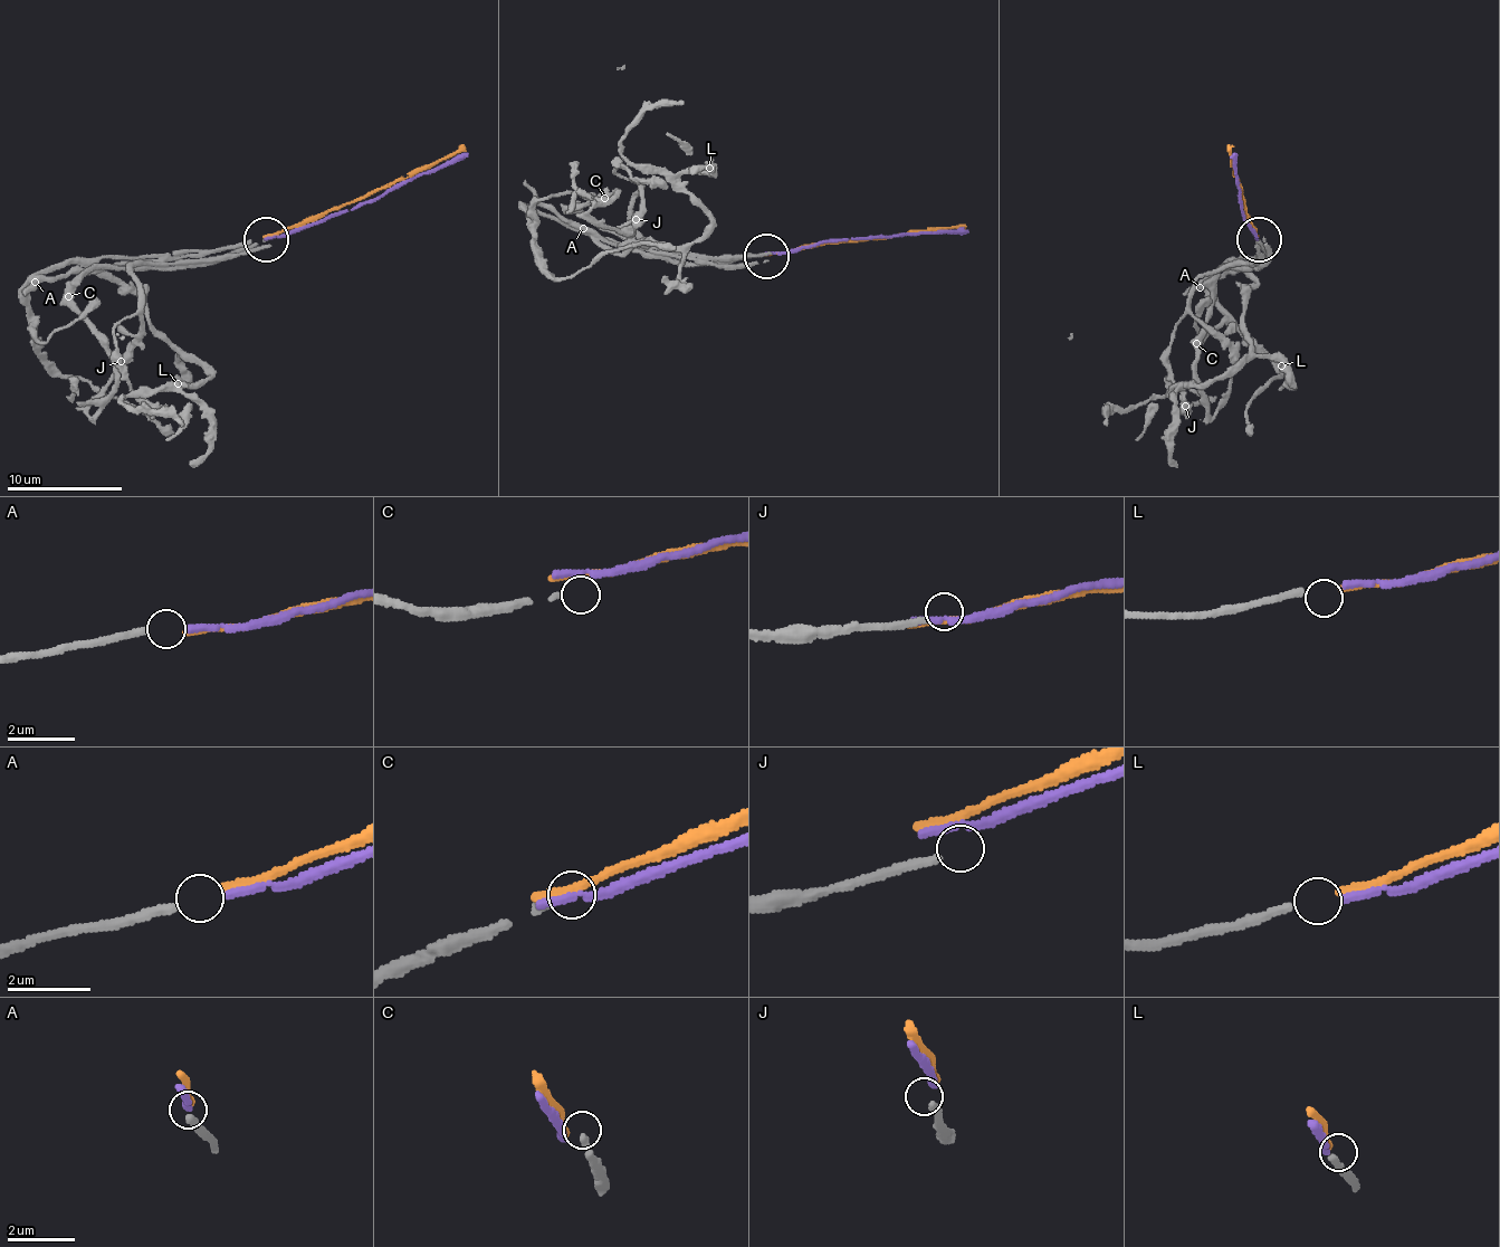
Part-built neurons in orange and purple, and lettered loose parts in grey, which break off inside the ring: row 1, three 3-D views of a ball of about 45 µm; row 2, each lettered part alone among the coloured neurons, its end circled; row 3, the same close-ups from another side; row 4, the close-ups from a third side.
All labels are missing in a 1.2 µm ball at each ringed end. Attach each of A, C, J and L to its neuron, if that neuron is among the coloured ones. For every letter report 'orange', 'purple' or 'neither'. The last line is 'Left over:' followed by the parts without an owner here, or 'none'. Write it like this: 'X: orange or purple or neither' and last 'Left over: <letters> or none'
A: purple
C: neither
J: neither
L: orange
Left over: C, J

